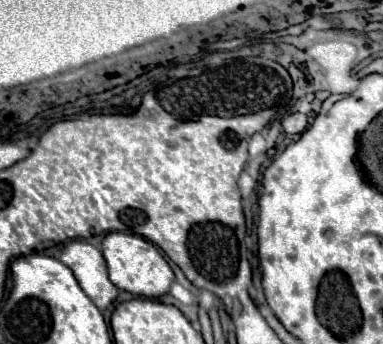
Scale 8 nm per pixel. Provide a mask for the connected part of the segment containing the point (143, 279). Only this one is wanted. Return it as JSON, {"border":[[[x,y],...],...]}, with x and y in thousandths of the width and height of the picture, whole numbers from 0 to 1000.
{"border":[[[282,674],[266,698],[266,738],[282,767],[282,802],[287,814],[339,855],[360,855],[376,866],[413,866],[444,843],[444,826],[454,820],[454,791],[439,773],[439,762],[423,750],[423,738],[407,727],[407,715],[355,680],[319,680],[319,674]]]}

